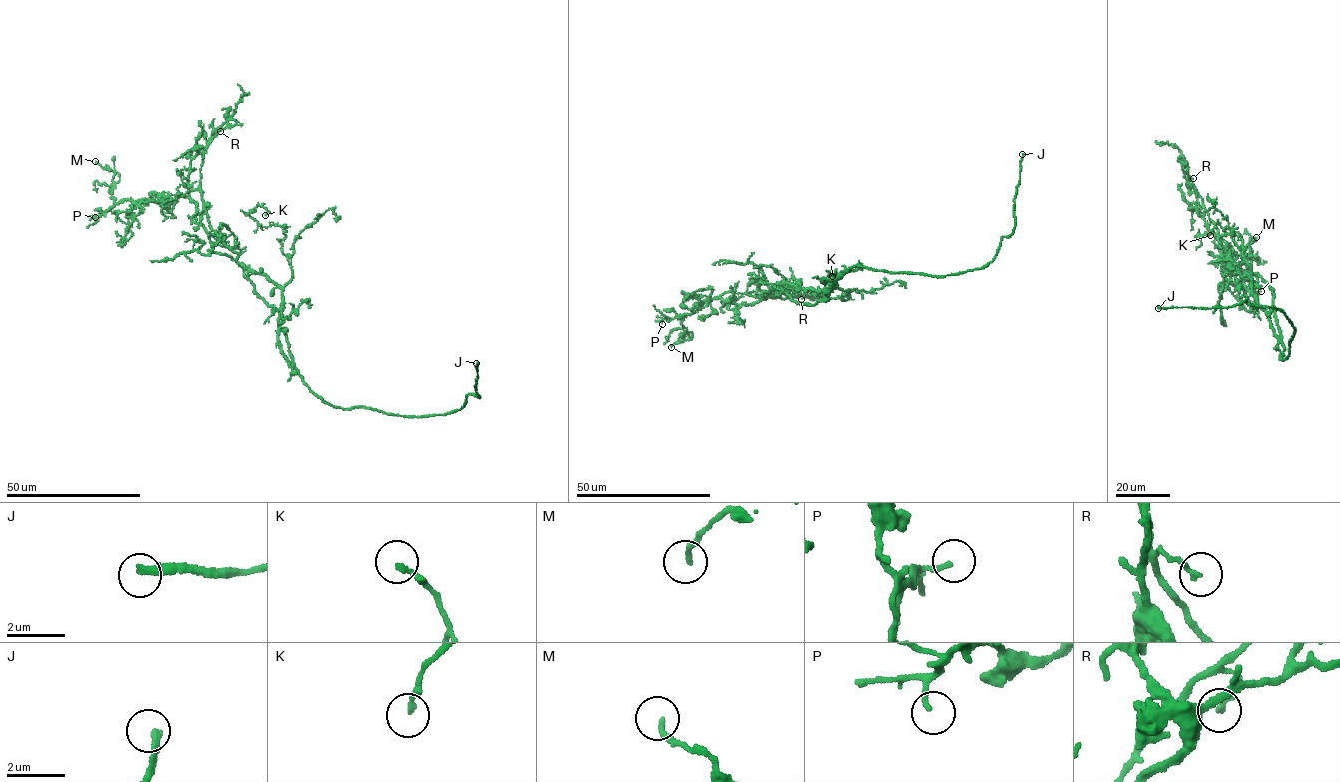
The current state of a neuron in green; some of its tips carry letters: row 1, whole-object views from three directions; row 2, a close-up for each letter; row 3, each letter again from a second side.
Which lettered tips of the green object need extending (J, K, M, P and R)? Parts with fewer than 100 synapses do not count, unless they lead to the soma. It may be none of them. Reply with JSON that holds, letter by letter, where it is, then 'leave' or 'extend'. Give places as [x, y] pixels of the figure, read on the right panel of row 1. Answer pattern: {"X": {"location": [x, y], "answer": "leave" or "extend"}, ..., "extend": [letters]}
{"J": {"location": [1158, 308], "answer": "extend"}, "K": {"location": [1210, 235], "answer": "leave"}, "M": {"location": [1256, 237], "answer": "leave"}, "P": {"location": [1261, 291], "answer": "leave"}, "R": {"location": [1193, 178], "answer": "leave"}, "extend": ["J"]}

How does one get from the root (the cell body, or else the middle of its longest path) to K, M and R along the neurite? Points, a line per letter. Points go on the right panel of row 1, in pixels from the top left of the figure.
K: (1277, 318), (1280, 338), (1252, 292), (1240, 235), (1217, 223), (1210, 235)
M: (1277, 318), (1273, 288), (1257, 274), (1237, 281), (1229, 244), (1233, 258), (1227, 265), (1245, 275), (1256, 237)
R: (1277, 318), (1273, 289), (1266, 281), (1251, 273), (1236, 279), (1228, 246), (1189, 176), (1193, 178)

